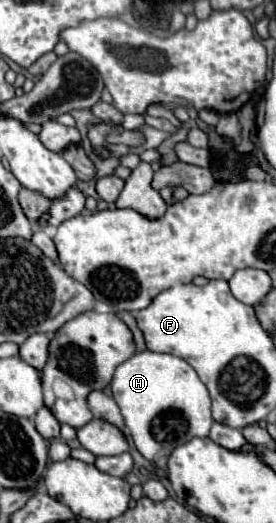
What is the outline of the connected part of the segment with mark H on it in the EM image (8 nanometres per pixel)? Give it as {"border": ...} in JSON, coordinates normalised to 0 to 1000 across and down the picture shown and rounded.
{"border":[[[554,671],[489,675],[475,686],[460,686],[424,702],[417,721],[402,728],[402,744],[409,744],[409,763],[431,774],[453,797],[453,813],[489,843],[489,855],[525,878],[554,881],[576,897],[598,897],[605,874],[641,851],[685,847],[699,836],[757,832],[757,816],[772,813],[757,748],[721,725],[721,717],[707,713],[707,706],[656,683],[605,679],[605,675],[554,675]]]}

